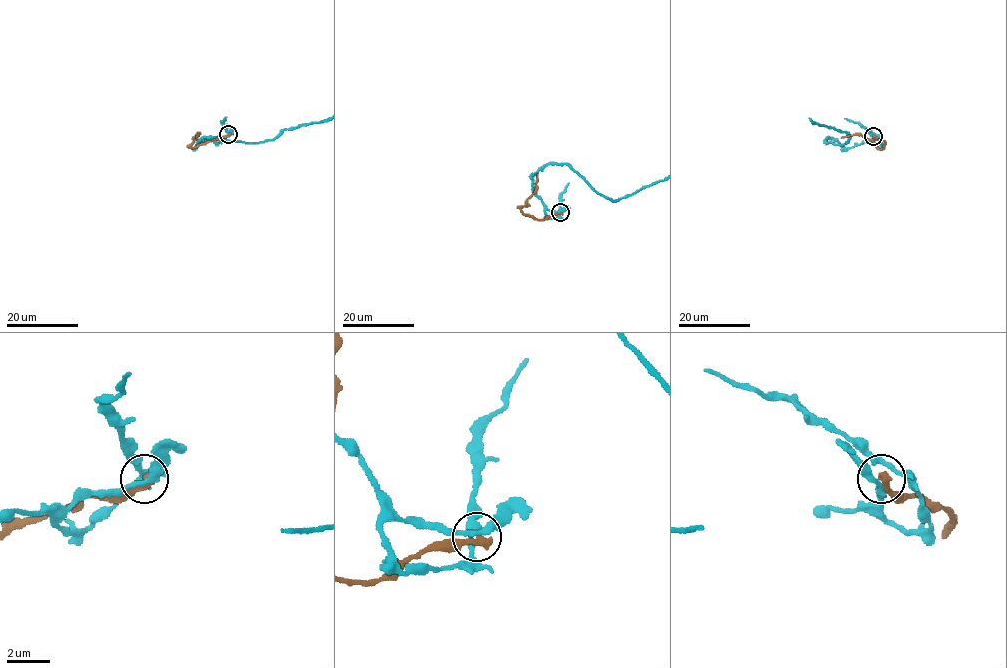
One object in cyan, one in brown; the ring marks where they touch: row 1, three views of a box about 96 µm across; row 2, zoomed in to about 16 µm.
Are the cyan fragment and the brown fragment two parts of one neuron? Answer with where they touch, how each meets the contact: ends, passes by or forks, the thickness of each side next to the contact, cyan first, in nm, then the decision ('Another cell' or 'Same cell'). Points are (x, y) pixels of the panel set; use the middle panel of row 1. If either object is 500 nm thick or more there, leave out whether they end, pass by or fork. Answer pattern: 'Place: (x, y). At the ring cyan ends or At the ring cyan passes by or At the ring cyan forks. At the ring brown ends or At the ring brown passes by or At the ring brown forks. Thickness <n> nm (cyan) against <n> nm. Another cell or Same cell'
Place: (560, 212). At the ring cyan passes by. At the ring brown ends. Thickness 260 nm (cyan) against 380 nm. Another cell

